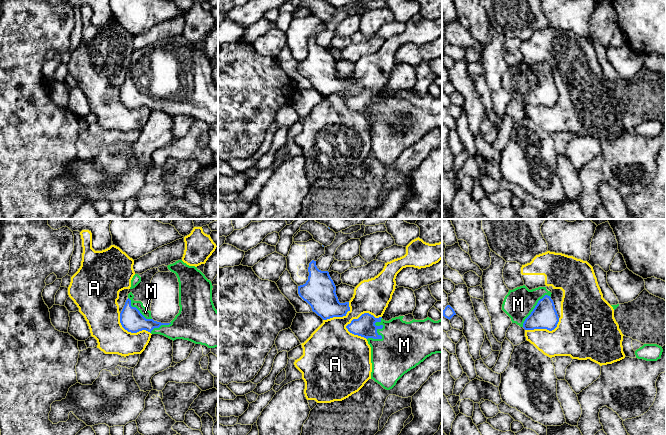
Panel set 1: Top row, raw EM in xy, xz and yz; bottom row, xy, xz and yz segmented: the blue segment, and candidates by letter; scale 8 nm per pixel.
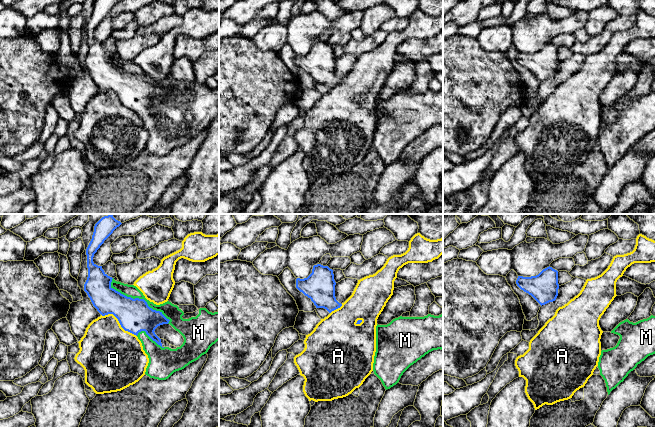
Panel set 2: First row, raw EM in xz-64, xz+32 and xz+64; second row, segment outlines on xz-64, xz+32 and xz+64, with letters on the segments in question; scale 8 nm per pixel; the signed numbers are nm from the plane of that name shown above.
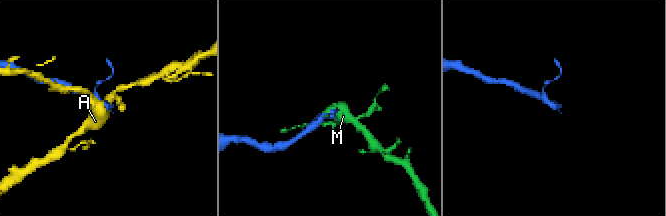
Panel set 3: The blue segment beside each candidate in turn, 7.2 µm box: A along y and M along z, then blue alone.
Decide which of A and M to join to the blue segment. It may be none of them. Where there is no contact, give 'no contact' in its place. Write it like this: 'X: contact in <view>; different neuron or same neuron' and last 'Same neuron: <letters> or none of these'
A: contact in xz; different neuron
M: contact in xz; same neuron
Same neuron: M

